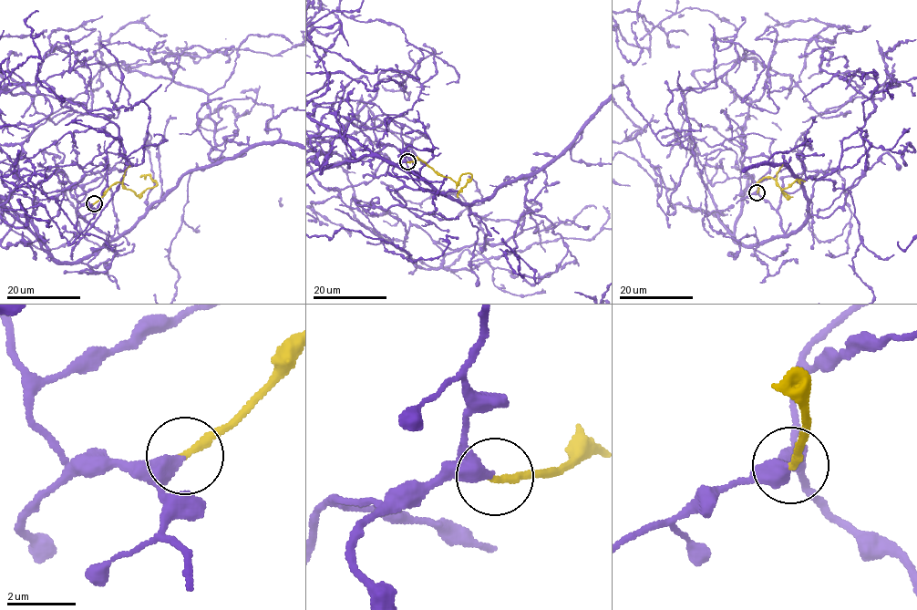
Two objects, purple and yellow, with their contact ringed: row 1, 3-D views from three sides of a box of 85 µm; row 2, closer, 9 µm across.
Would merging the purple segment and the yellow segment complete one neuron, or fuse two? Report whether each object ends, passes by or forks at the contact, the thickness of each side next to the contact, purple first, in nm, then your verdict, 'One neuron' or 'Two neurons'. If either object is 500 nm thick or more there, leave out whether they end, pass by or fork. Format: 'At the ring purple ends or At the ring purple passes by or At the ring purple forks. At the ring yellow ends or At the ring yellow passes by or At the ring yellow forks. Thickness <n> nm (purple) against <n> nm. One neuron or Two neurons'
At the ring purple ends. At the ring yellow ends. Thickness 420 nm (purple) against 240 nm. One neuron

